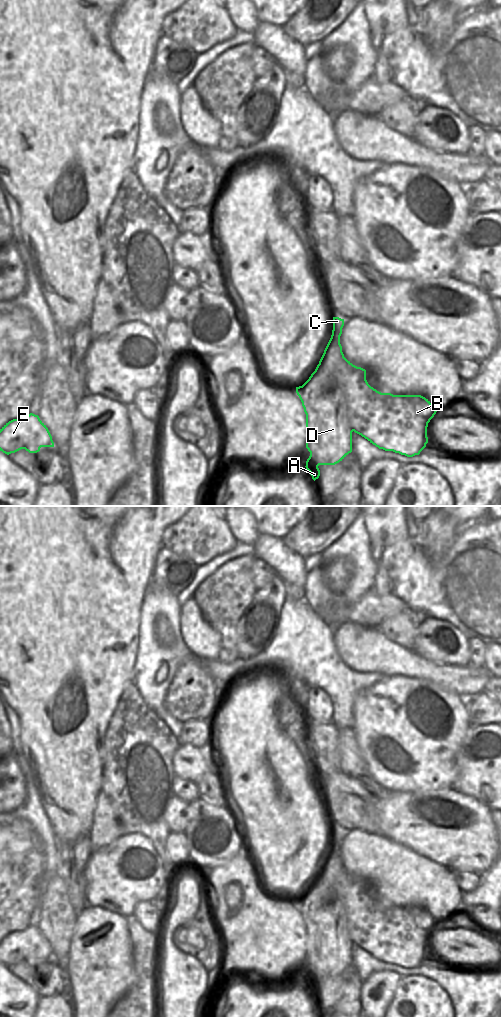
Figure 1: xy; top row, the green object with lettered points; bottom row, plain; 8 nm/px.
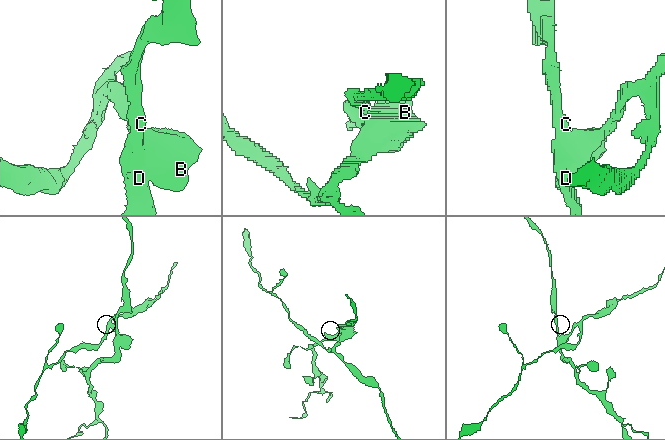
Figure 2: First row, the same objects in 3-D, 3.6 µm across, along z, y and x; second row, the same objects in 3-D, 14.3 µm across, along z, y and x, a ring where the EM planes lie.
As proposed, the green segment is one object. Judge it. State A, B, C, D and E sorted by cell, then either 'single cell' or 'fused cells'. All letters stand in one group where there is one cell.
groups A C D / B E; fused cells

